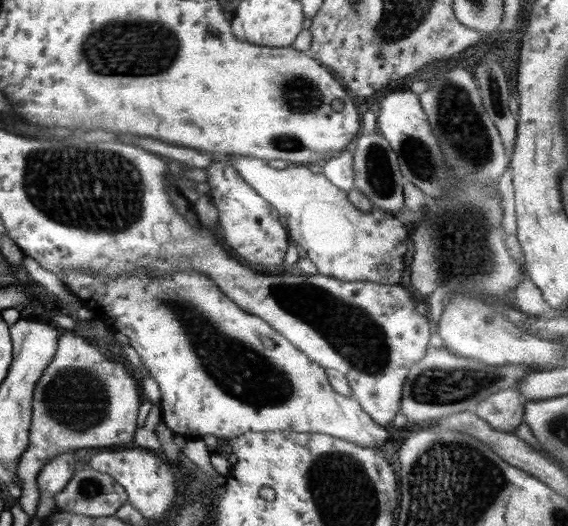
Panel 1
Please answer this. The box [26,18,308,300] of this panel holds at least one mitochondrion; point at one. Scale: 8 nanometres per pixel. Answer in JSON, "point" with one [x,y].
{"point":[133,40]}

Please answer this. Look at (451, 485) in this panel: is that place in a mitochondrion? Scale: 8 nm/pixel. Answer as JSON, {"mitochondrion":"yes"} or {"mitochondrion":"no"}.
{"mitochondrion":"yes"}

